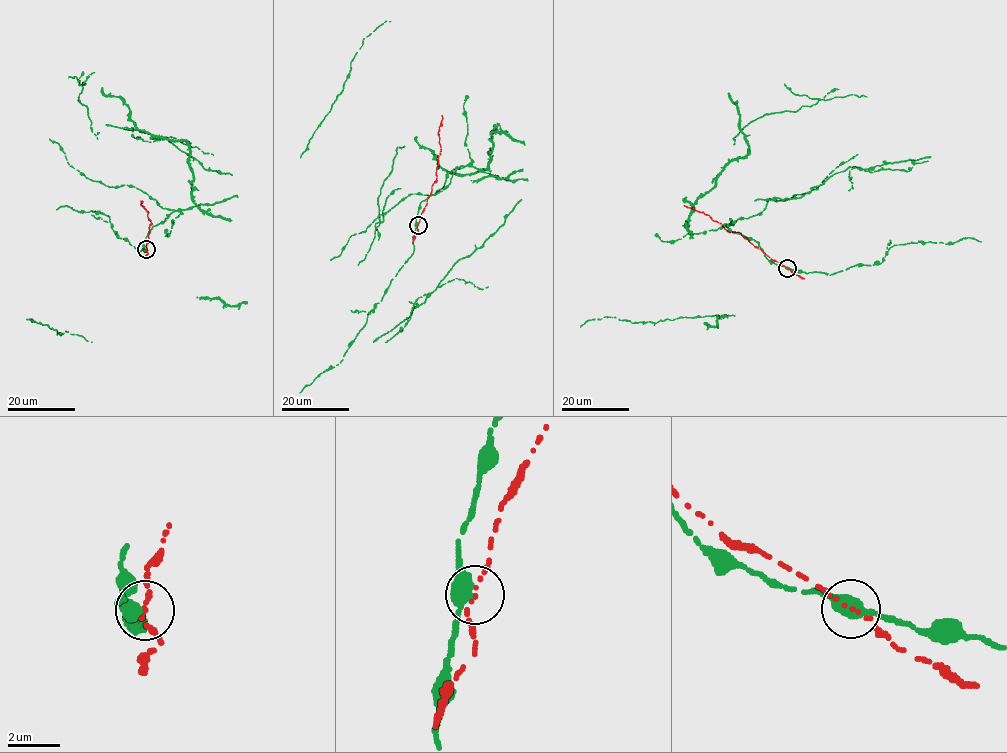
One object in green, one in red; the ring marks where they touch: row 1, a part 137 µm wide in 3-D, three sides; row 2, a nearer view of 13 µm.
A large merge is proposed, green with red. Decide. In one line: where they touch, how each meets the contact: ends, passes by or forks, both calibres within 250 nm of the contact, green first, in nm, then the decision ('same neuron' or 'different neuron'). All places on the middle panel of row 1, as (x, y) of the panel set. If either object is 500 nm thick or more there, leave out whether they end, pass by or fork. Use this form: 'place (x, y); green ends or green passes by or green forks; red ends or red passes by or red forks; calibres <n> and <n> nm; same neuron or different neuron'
place (418, 225); green passes by; red passes by; calibres 400 and 100 nm; different neuron

